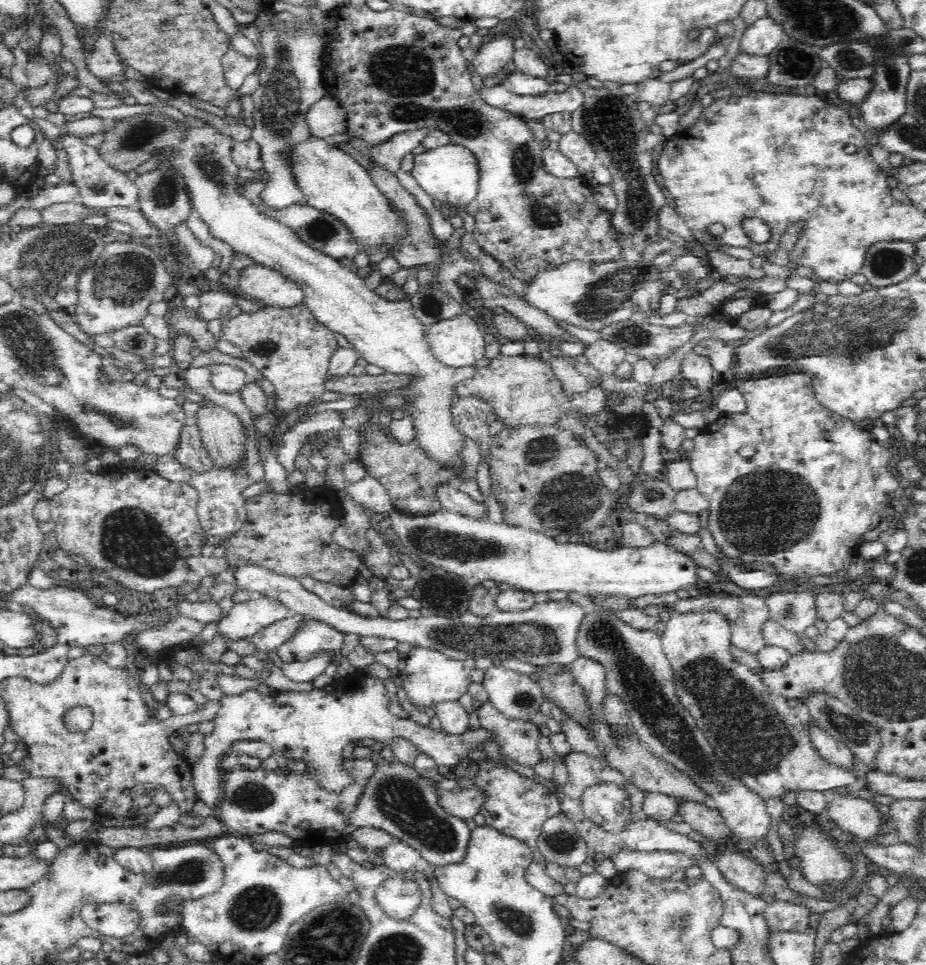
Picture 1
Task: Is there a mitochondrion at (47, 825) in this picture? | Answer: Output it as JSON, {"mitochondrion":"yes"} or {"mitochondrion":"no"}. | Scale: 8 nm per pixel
{"mitochondrion":"no"}

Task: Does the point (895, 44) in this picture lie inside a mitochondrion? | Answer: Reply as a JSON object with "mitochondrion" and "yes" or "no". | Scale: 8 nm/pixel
{"mitochondrion":"yes"}

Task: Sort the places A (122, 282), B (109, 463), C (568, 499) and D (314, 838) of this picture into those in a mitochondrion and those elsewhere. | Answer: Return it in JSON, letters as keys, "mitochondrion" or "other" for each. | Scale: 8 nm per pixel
{"A":"mitochondrion","B":"other","C":"mitochondrion","D":"other"}

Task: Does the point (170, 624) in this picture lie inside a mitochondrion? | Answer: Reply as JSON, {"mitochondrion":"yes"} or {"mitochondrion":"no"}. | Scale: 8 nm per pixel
{"mitochondrion":"no"}

